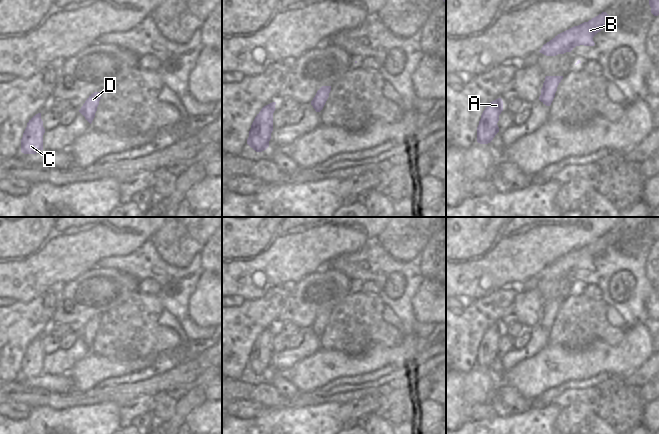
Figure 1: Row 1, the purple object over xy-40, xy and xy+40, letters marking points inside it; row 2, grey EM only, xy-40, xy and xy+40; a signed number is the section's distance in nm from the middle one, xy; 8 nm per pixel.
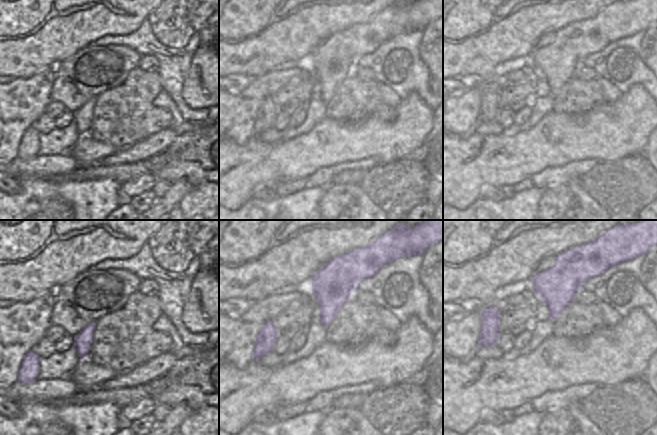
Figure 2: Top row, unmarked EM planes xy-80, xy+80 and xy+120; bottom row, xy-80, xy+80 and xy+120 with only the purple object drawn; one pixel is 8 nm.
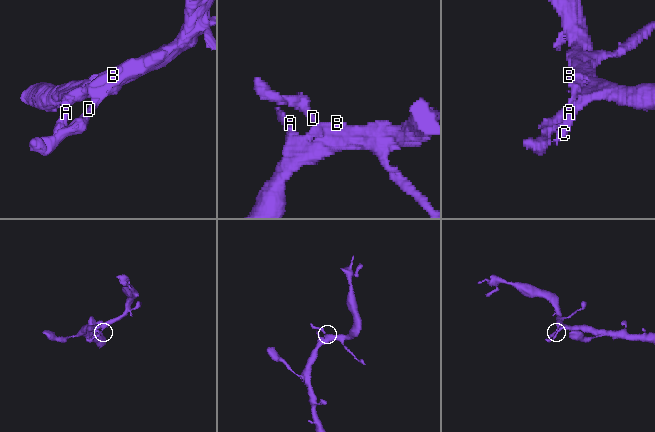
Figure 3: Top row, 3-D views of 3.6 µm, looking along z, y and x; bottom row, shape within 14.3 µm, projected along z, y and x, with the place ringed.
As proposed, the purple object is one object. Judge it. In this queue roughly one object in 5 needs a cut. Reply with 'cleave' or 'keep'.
keep

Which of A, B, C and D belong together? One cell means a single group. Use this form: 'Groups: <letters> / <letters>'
Groups: A B C D.

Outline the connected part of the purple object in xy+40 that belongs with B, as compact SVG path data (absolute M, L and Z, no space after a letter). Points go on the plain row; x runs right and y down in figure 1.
M602 236L588 246L574 250L543 269L540 277L546 280L556 280L571 276L576 270L594 270L593 261L609 247L609 239Z

